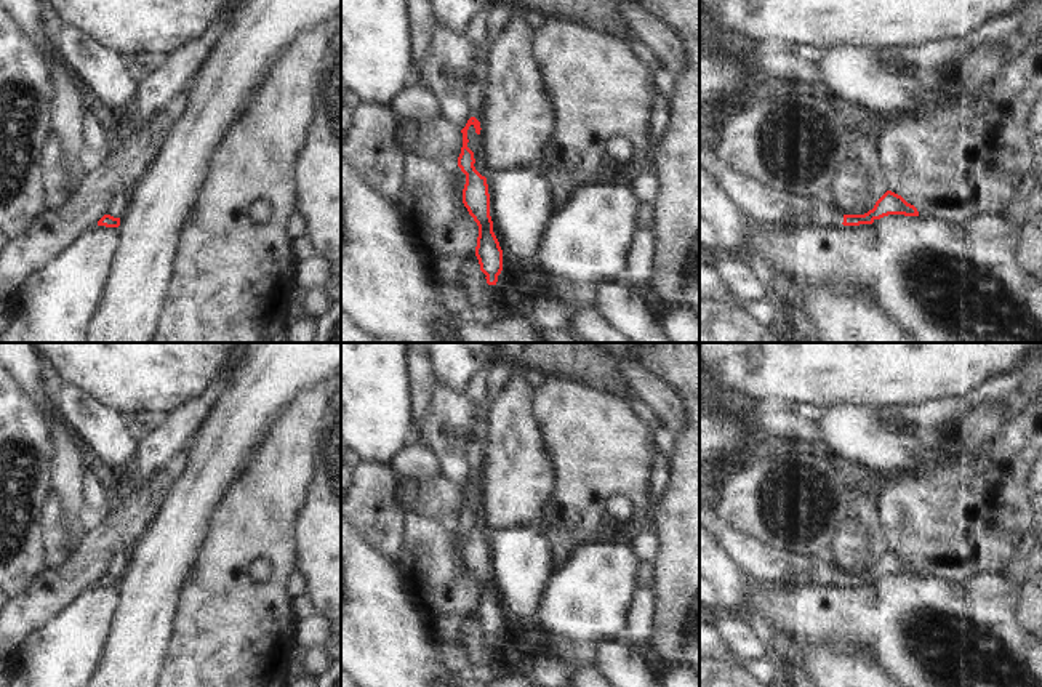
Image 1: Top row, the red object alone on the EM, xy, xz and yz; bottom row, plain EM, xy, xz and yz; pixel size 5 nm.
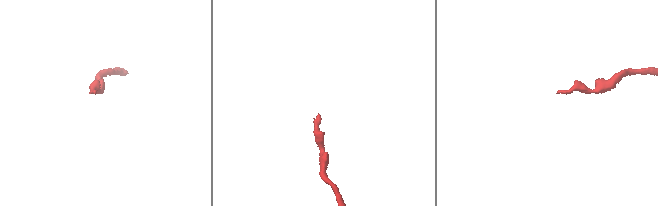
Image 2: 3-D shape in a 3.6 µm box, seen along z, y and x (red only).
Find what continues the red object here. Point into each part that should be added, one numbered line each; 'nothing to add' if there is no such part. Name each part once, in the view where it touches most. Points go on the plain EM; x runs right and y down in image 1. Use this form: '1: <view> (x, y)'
1: xz (445, 426)

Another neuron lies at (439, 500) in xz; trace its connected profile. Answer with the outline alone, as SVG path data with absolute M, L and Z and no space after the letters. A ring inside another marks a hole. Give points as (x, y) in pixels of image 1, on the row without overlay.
M439 474L421 482L395 476L395 482L405 516L413 516L447 527L458 525L463 492L451 480Z

